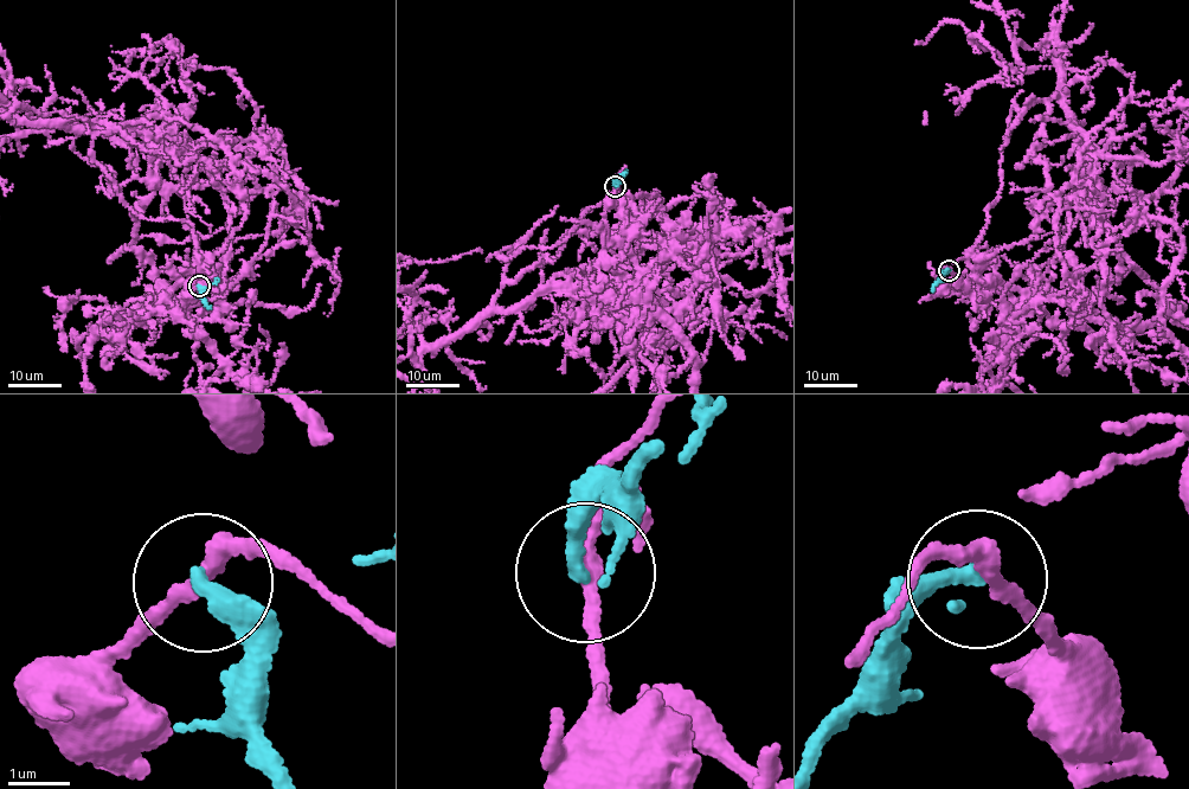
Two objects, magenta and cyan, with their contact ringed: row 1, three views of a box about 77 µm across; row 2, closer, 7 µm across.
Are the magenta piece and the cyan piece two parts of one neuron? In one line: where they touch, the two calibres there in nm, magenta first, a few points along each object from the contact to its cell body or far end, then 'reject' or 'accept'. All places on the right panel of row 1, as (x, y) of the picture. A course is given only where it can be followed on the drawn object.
(949, 270) | 280/280 nm | magenta via (949, 270), (983, 296), (1010, 111), (1058, 59), (1112, 121) | cyan via (948, 270), (933, 290) | reject

